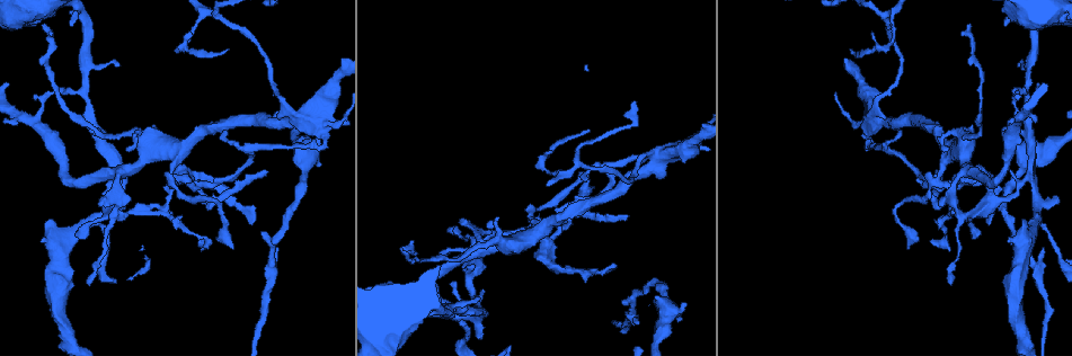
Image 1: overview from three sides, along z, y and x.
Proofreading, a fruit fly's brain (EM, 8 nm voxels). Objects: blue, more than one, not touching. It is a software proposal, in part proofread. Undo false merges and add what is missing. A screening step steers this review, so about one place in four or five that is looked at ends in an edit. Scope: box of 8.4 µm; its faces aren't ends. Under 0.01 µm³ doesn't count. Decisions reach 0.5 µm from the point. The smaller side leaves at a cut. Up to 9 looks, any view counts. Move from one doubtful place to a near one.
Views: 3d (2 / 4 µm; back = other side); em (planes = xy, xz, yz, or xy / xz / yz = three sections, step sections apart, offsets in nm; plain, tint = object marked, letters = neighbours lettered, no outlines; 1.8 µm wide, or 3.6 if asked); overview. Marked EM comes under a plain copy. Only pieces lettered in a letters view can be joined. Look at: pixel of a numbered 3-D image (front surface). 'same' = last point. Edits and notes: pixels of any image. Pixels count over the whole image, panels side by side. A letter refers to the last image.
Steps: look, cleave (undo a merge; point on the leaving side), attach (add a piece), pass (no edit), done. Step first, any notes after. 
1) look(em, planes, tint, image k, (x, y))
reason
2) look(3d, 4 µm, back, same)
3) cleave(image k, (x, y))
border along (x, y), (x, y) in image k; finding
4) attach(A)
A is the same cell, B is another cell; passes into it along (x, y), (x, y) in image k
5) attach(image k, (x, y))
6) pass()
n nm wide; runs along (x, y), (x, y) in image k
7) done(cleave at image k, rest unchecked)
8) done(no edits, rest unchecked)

look(em, xy, step 8, tint, image 1, (874, 122))
a narrow waist

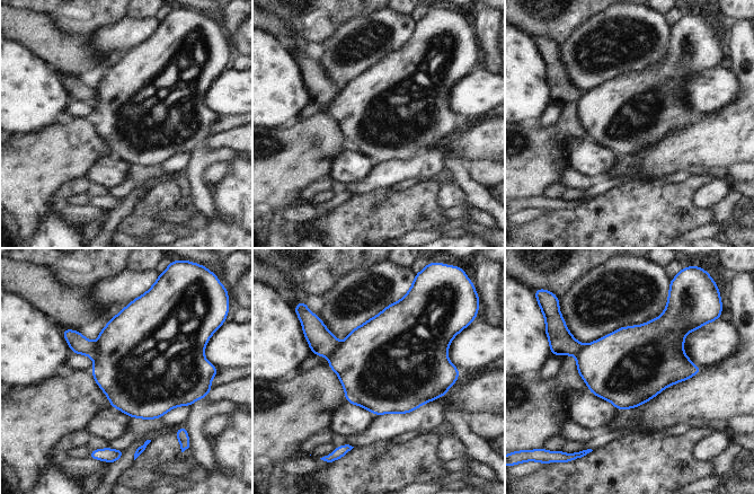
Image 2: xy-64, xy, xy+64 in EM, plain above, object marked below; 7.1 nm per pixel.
look(em, planes, tint, same)
cut it another way

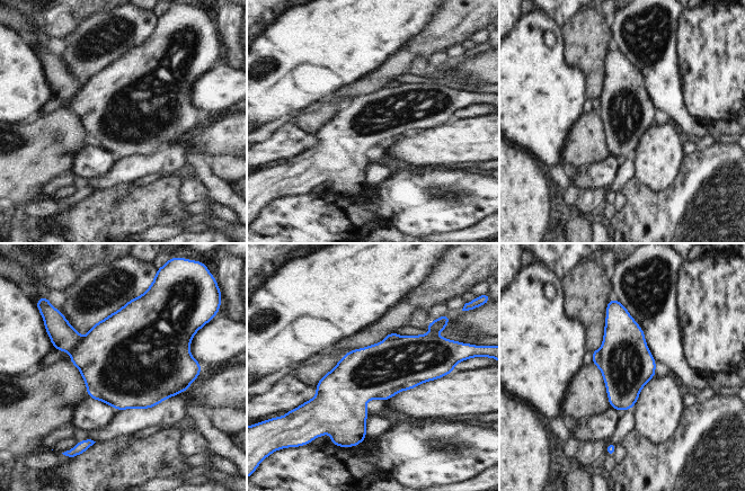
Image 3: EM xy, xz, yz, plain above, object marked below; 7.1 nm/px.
look(em, planes, letters, same)

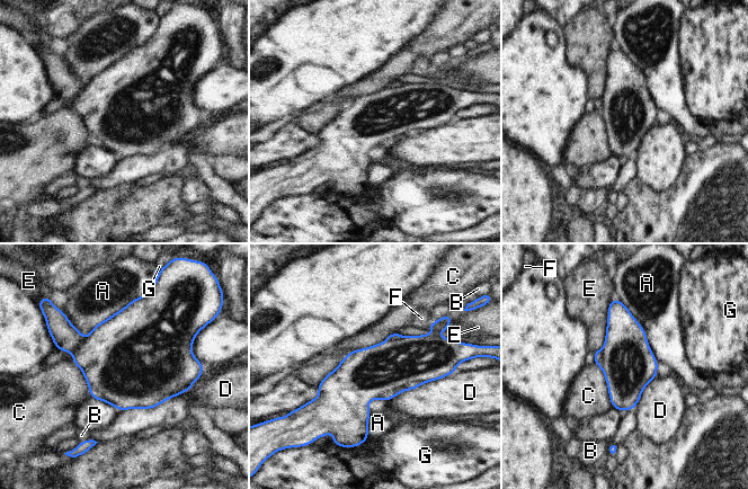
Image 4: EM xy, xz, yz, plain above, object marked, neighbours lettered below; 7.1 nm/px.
cleave(image 4, (628, 363))
380 nm wide; A, B, C, D, E, F and G are other cells; border along (600, 350), (602, 366) in image 4; two neurons meet here

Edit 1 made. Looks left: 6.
look(em, planes, letters, image 1, (891, 26))
thin neck

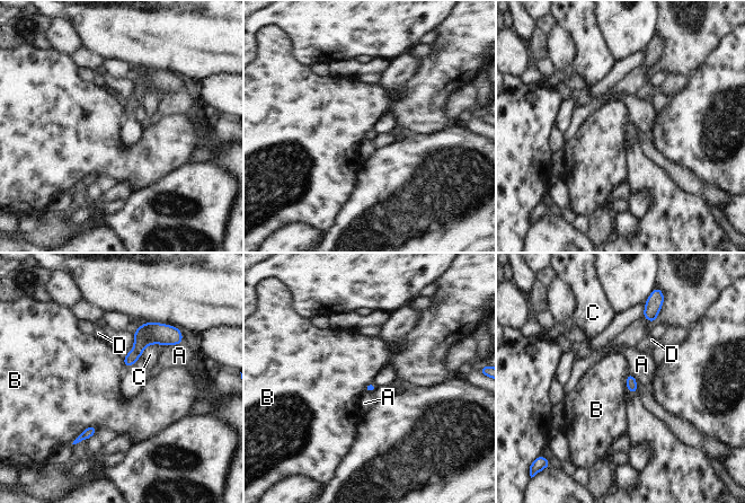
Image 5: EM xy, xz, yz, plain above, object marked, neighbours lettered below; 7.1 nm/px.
pass()
70 nm wide; A, B, C and D are other cells; border along (98, 428), (87, 426), (72, 443) in image 5; one neuron here

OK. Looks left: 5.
look(3d, 4 µm, image 1, (480, 299))
branch stops here

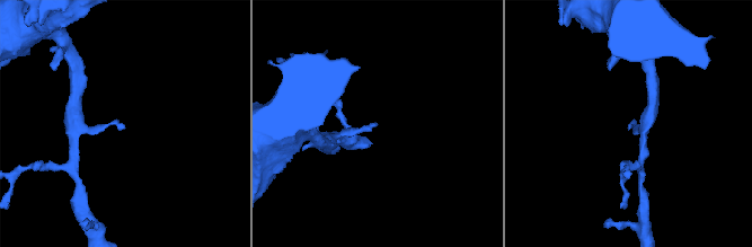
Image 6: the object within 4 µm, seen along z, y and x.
look(em, yz, step 8, tint, image 6, (124, 126))

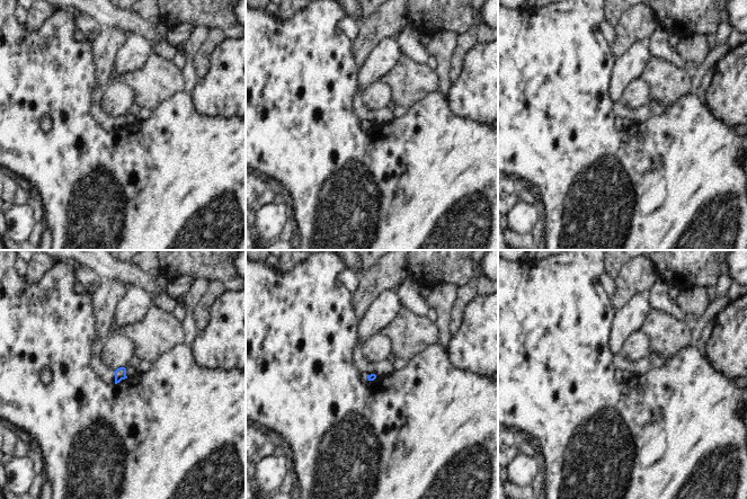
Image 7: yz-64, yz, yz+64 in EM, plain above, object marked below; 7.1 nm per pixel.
look(em, xz, step 8, letters, same)

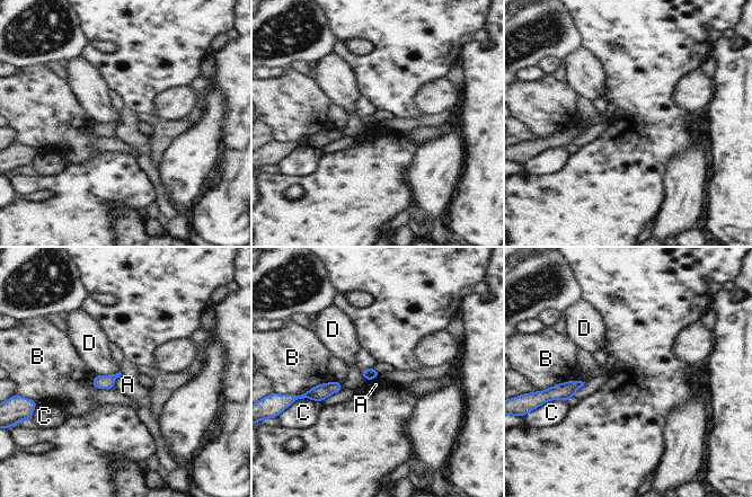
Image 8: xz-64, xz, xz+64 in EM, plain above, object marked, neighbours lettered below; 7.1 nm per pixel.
pass()
A, B, C and D are other cells; border along (120, 370), (121, 374), (112, 388) in image 8; none of them fits

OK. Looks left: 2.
look(3d, 4 µm, image 1, (975, 235))
thin end

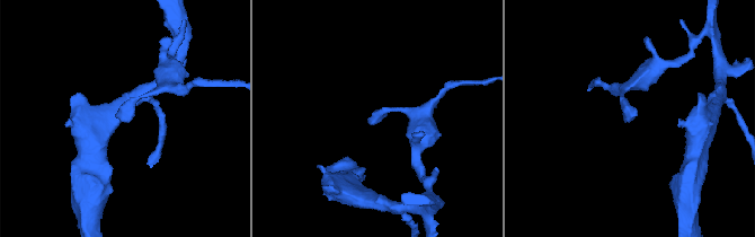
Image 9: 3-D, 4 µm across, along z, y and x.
look(em, planes, letters, image 9, (370, 120))

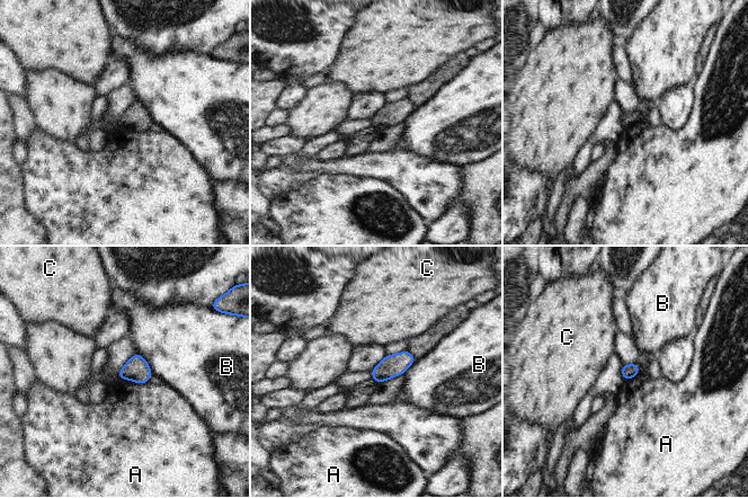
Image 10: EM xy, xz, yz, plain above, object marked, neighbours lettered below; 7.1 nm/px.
pass()
A, B and C are other cells; border along (117, 378), (137, 383), (148, 382) in image 10; none of them fits

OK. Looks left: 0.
done(cleave at image 4, rest unchecked)

